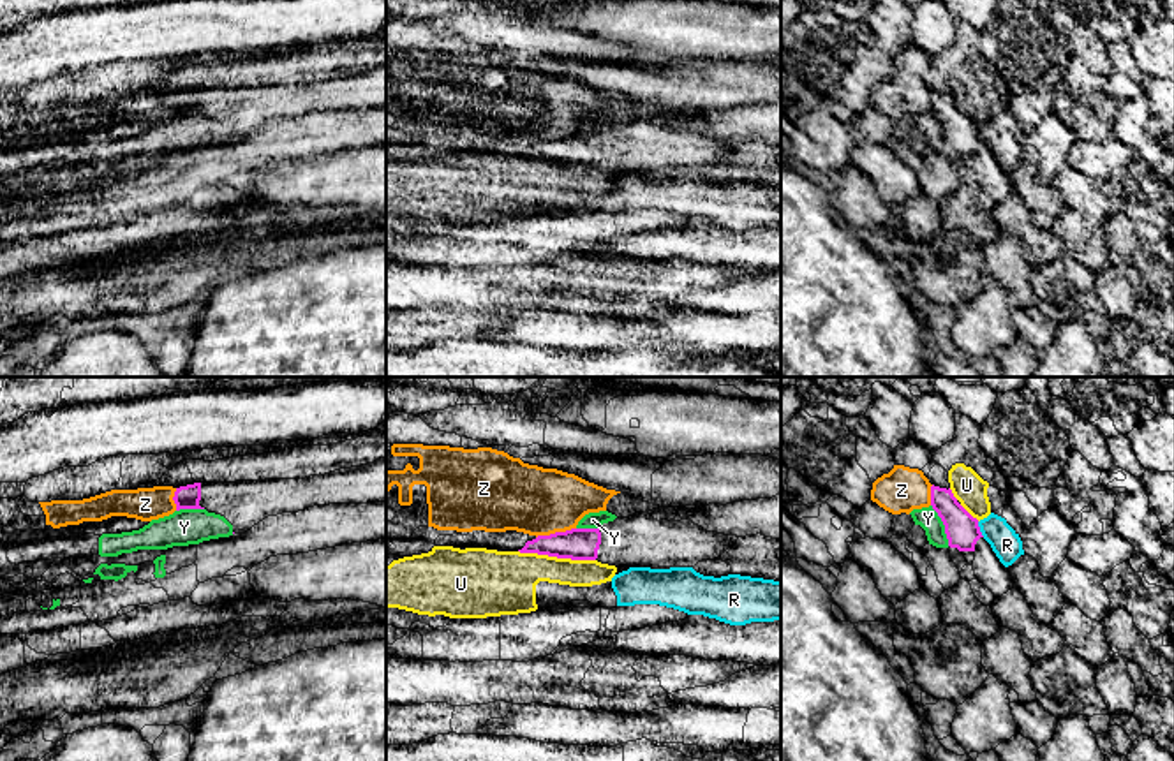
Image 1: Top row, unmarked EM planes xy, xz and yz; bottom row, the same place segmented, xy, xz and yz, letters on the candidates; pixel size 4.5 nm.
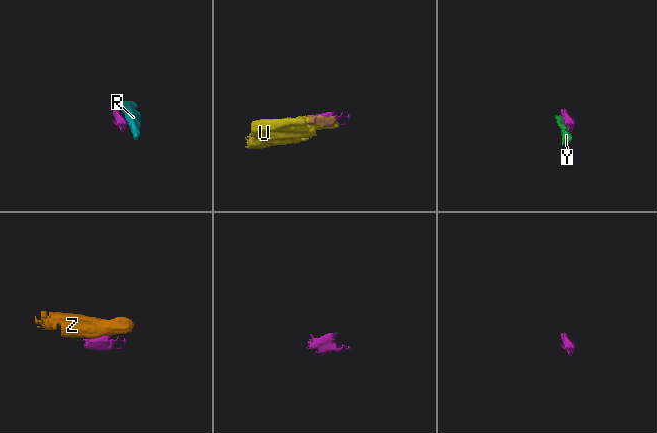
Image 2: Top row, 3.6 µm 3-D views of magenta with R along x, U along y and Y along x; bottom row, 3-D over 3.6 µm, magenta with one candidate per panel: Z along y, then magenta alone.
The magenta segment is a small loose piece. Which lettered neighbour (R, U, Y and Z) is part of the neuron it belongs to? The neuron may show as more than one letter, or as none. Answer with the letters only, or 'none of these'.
none of these

